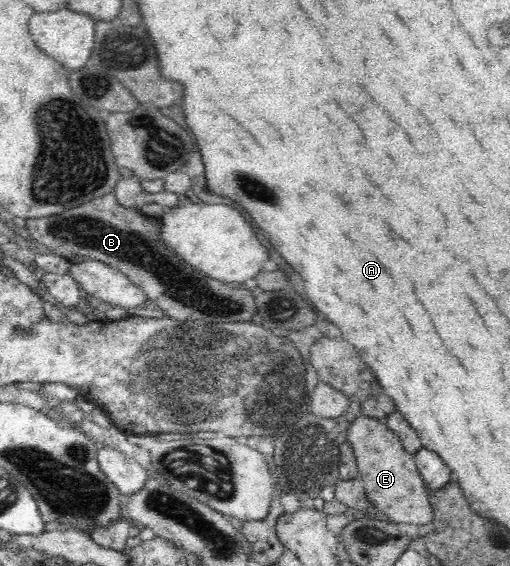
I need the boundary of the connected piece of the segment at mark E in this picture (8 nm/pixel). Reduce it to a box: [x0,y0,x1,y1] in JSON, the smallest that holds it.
[347,414,433,527]

